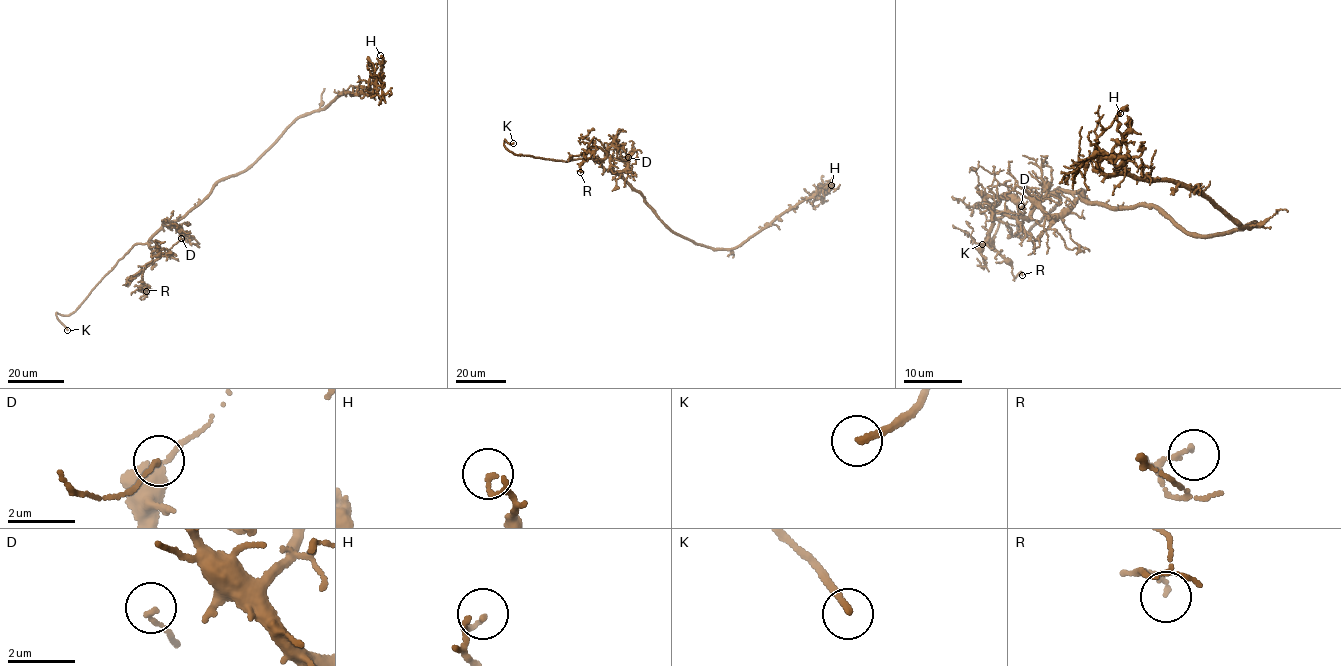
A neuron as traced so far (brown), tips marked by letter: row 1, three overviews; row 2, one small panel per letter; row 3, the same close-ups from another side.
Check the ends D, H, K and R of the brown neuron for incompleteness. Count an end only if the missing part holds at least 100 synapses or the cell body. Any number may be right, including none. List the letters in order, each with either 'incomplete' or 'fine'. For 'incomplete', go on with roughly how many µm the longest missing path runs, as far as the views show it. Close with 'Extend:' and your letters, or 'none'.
D: fine
H: fine
K: incomplete; about 10 µm are missing
R: fine
Extend: K

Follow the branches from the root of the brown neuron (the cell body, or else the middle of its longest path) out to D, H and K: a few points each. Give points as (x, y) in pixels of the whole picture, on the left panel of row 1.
D: (236, 175), (219, 181), (148, 242), (157, 254), (181, 238)
H: (236, 175), (299, 117), (318, 111), (341, 94), (368, 92), (373, 72), (371, 64), (381, 64), (380, 55)
K: (236, 175), (219, 181), (195, 207), (168, 221), (145, 243), (134, 246), (73, 312), (56, 313), (67, 330)

